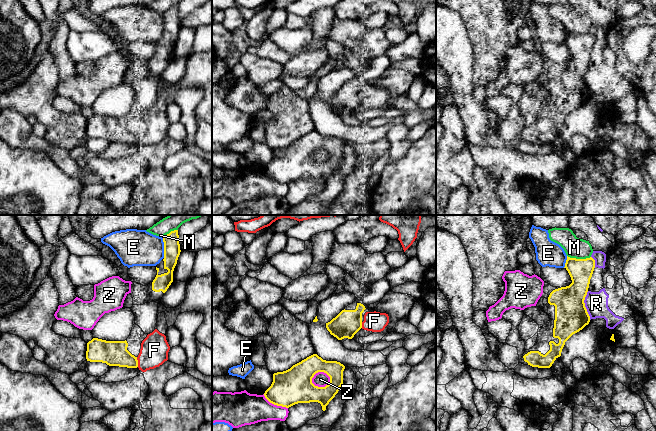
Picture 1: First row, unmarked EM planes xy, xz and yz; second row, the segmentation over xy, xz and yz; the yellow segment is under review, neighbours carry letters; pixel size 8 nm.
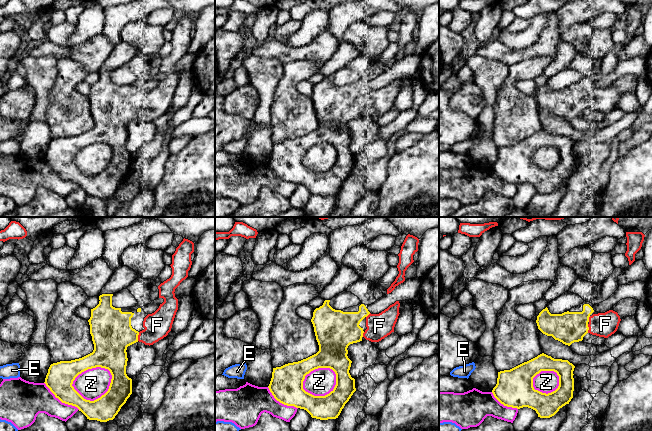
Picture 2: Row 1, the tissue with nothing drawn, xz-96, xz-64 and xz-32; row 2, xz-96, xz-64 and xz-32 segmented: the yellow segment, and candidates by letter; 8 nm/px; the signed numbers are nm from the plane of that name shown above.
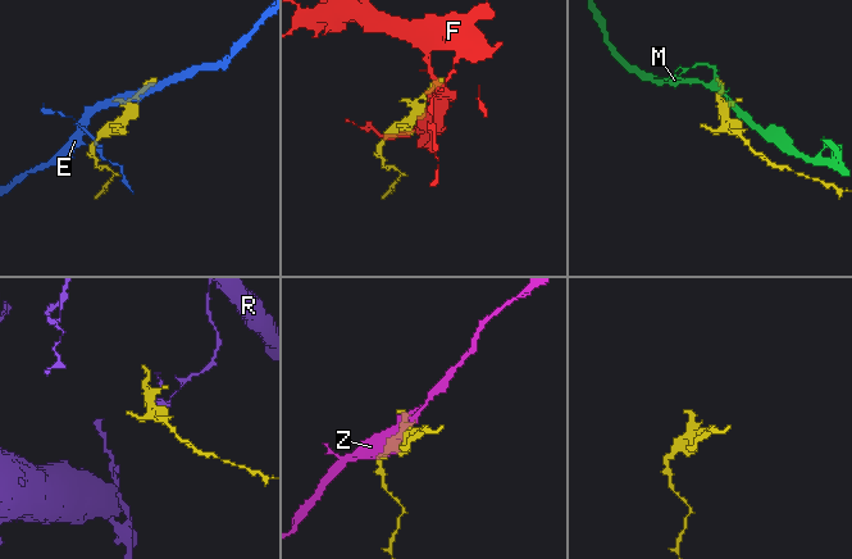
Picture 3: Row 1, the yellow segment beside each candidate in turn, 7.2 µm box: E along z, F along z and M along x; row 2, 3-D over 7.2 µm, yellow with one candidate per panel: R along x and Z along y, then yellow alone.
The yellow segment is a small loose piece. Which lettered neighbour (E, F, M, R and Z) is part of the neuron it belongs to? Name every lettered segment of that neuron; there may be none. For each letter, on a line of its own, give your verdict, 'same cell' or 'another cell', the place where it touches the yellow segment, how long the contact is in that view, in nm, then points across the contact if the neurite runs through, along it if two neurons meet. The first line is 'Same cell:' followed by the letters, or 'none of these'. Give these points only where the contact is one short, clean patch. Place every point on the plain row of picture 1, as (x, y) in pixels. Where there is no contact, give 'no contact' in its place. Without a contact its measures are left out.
Same cell: F
E: another cell; contact xy (164, 23); length 170 nm
F: same cell; contact xy (137, 138); length 80 nm
M: another cell; contact yz (579, 35); length 190 nm
R: another cell; contact yz (584, 81); length 240 nm
Z: another cell; contact xz (322, 163); length 170 nm

